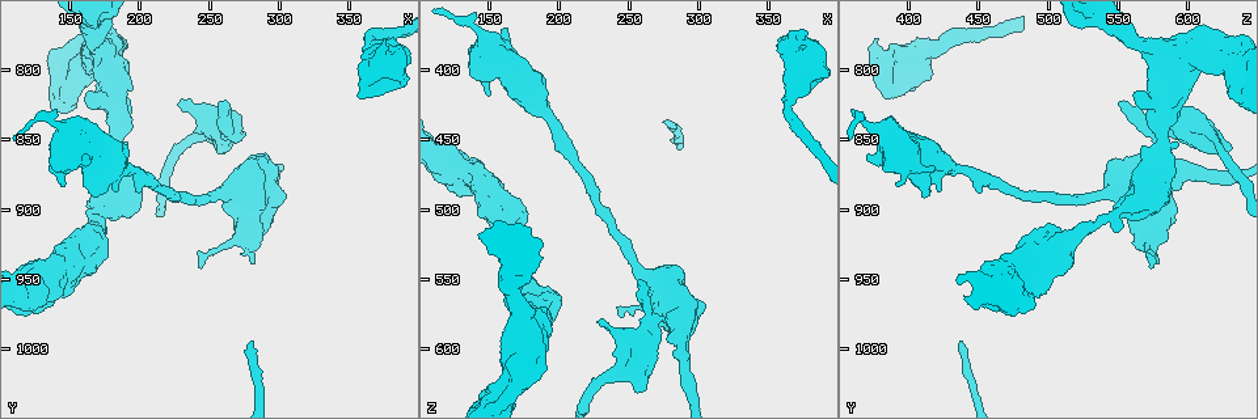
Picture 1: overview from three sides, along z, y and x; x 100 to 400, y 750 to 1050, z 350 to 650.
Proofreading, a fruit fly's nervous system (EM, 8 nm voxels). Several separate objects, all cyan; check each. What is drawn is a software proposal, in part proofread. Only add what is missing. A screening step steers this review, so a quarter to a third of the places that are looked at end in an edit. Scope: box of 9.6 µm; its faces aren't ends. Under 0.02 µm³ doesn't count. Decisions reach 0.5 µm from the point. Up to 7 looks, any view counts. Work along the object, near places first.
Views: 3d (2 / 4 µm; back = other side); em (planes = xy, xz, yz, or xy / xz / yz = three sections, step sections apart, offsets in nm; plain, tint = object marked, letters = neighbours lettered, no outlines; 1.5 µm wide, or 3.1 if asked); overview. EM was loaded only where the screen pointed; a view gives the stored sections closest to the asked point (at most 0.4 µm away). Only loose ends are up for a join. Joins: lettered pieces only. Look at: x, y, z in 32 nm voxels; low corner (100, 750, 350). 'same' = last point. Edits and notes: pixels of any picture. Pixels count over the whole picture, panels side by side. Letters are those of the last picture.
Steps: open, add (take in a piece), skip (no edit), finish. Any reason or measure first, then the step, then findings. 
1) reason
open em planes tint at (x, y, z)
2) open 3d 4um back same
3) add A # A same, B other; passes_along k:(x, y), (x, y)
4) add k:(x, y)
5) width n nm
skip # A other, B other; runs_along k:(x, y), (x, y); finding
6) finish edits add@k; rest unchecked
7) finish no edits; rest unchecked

branch stops here
open em planes letters at (282, 936, 578)

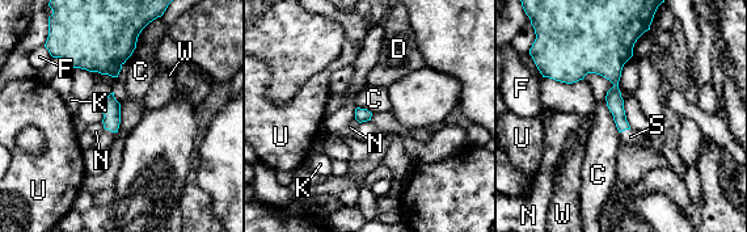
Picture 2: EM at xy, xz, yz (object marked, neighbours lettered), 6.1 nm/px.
add S # C other, D other, F other, K other, N other, S same, U other, W other; the cell continues

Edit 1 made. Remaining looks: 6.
open overview

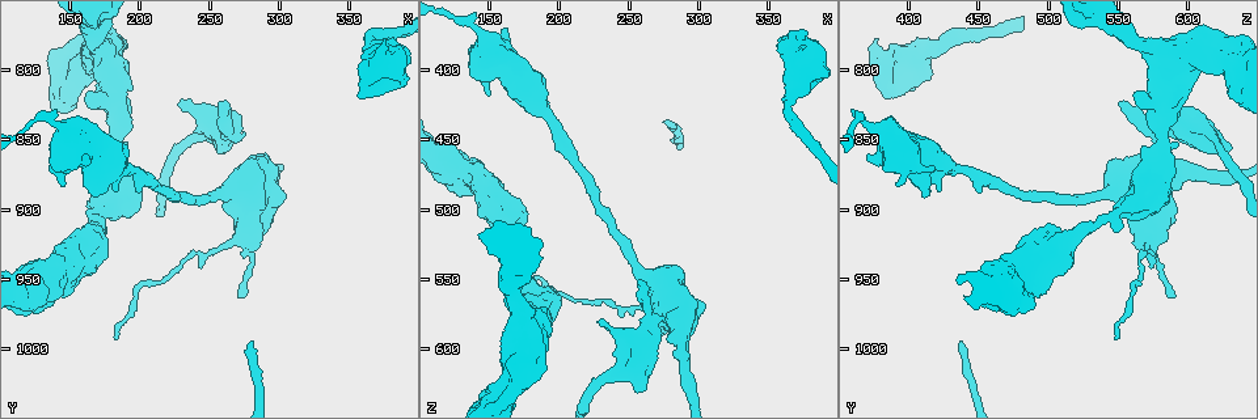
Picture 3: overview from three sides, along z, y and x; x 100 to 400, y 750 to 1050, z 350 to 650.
branch stops here
open 3d 4um at (254, 856, 632)

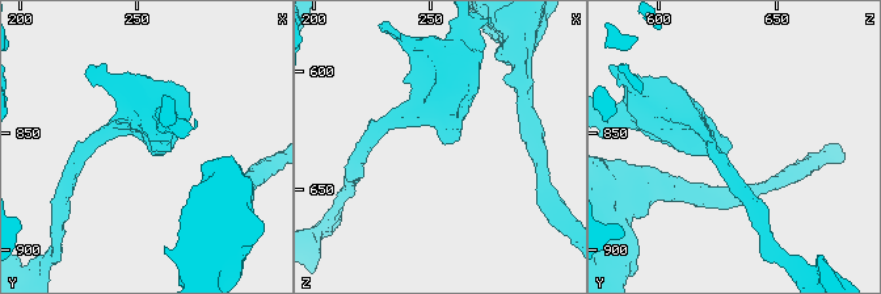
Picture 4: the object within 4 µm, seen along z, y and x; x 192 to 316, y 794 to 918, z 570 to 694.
open em planes letters at (255, 855, 630)

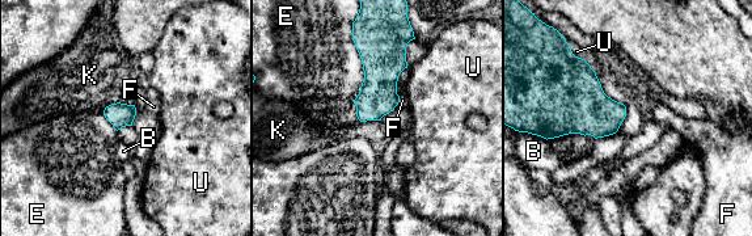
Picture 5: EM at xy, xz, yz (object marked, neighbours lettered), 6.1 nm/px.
skip # B other, E other, F other, K other, U other; border 5:(351, 25), (360, 121); none of them fits

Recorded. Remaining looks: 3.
branch stops here
open 3d 4um at (370, 784, 374)

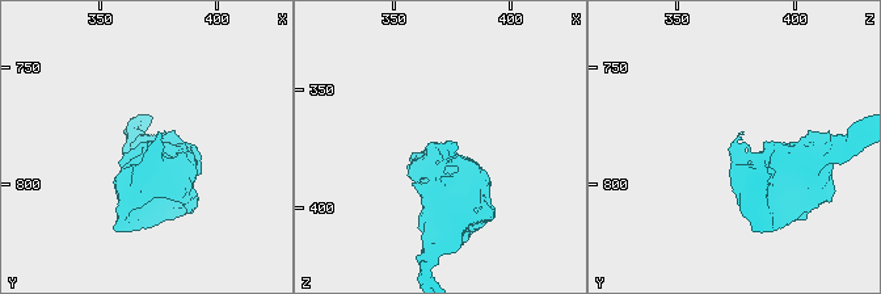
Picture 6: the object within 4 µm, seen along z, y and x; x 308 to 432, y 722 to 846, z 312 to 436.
open em planes letters at (372, 783, 375)

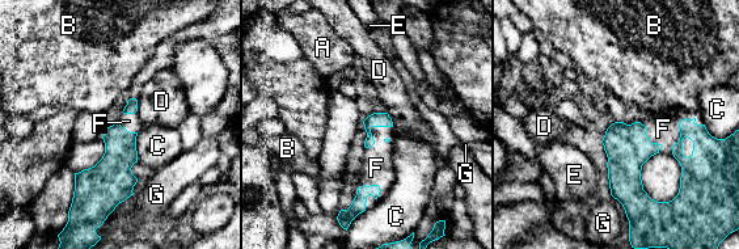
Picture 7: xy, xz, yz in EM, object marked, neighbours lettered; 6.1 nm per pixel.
add F # A other, B other, C other, D other, E other, F same, G other; passes_along 7:(358, 206), (372, 195), (376, 168); it goes on there

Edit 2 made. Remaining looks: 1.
finish edits add@2, add@7; rest unchecked

